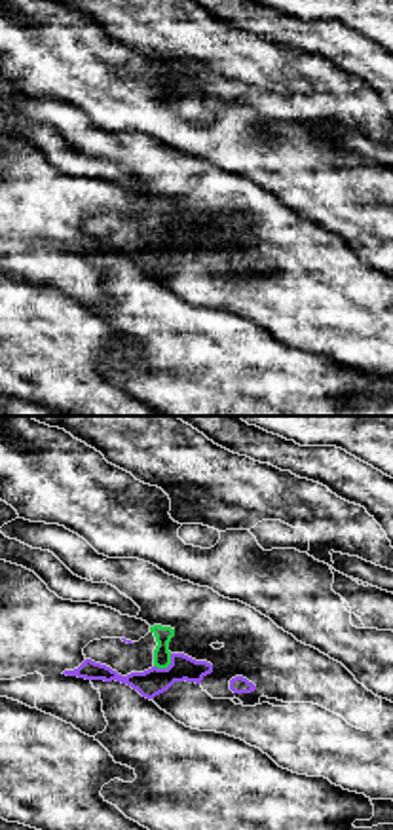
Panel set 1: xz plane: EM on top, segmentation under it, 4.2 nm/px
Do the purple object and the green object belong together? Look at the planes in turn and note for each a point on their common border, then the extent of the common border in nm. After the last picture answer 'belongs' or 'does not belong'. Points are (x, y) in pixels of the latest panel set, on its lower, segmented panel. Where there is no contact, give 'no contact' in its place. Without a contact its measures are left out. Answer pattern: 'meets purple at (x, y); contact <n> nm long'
meets purple at (168, 667); contact 100 nm long

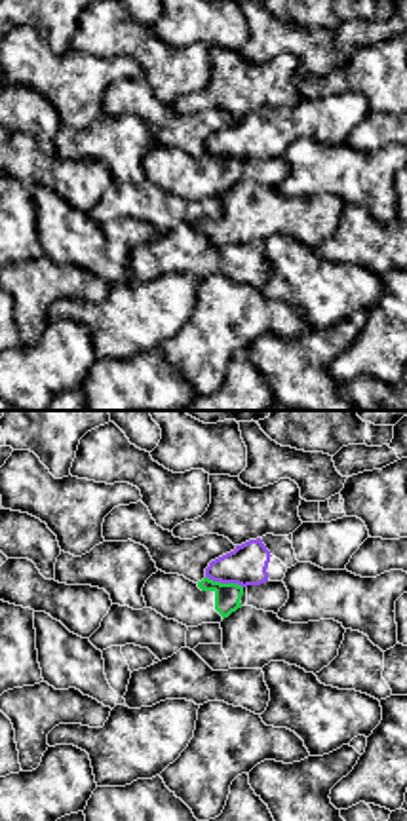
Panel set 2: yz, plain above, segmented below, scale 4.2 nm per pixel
meets purple at (225, 582); contact 170 nm long

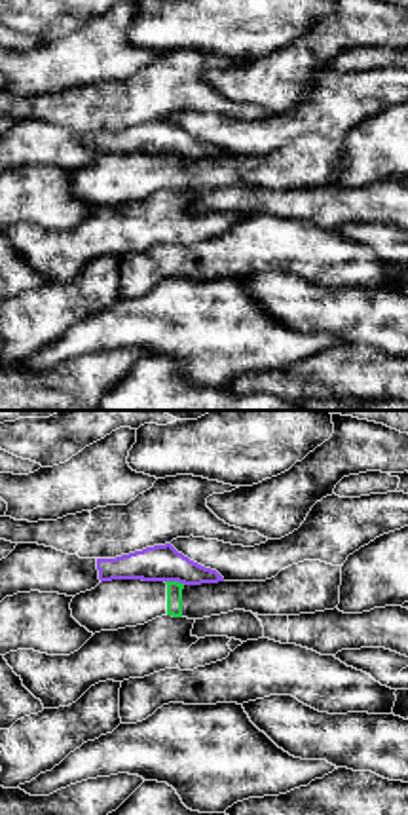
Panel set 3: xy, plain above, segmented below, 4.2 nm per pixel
meets purple at (175, 580); contact 90 nm long

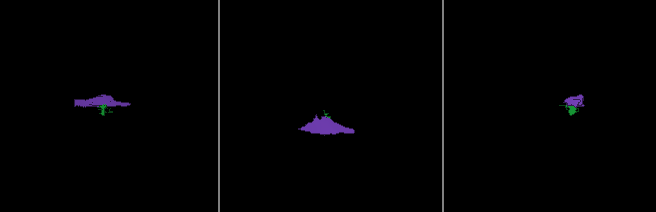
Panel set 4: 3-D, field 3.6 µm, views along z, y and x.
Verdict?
does not belong

